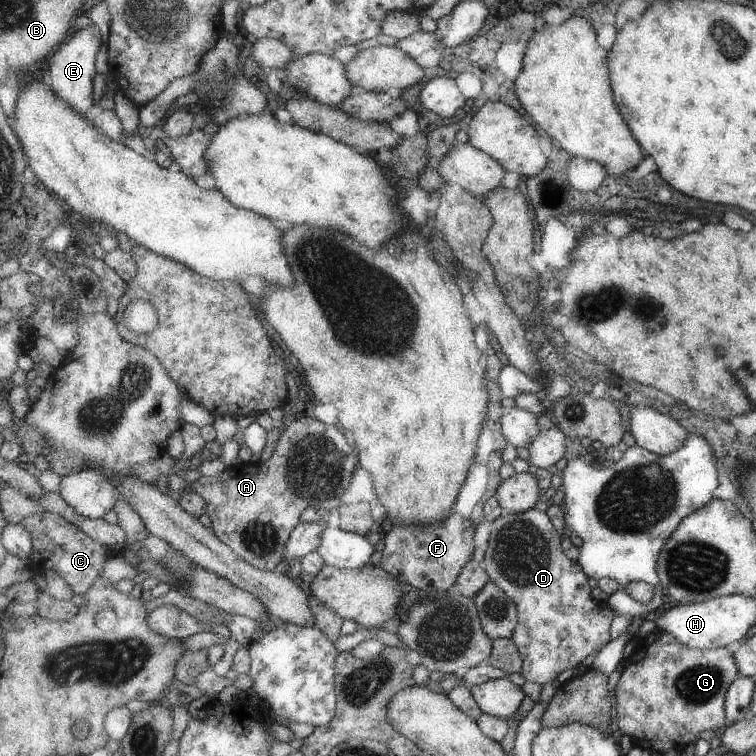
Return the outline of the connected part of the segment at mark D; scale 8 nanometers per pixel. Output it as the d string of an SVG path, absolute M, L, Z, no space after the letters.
M531 509L522 513L503 513L491 525L492 536L482 562L485 570L505 594L515 602L519 624L513 634L524 660L521 674L525 680L540 685L555 680L561 672L583 664L589 656L597 654L612 640L611 626L618 615L606 602L597 602L591 596L589 576L579 561L565 556L561 548L561 536L552 517L546 512Z

